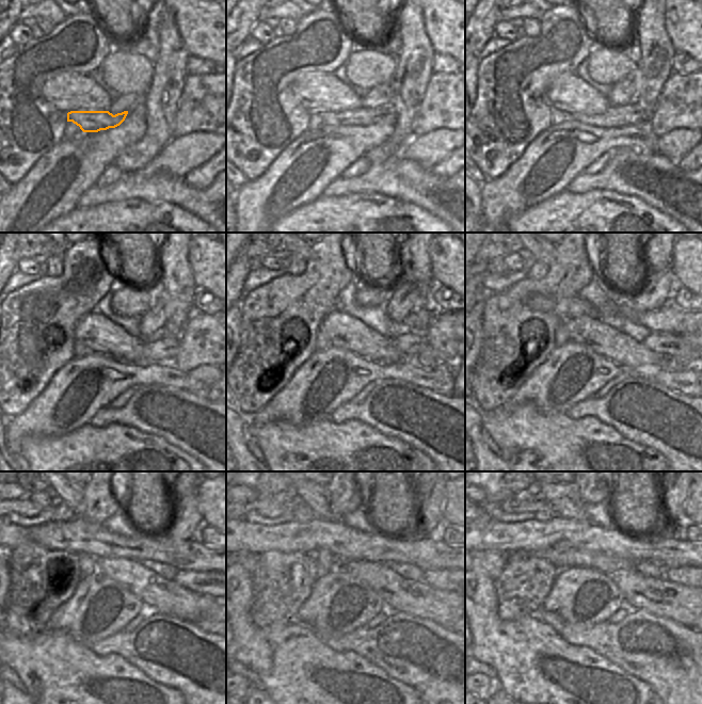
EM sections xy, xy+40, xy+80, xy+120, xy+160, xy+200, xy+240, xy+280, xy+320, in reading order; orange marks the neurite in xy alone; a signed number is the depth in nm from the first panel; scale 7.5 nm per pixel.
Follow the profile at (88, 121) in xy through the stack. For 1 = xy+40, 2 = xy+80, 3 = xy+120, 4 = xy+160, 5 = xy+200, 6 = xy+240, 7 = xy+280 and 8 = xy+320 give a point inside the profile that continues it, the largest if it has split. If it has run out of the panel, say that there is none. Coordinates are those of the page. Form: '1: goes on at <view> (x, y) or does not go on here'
1: goes on at xy+40 (386, 113)
2: goes on at xy+80 (627, 114)
3: goes on at xy+120 (162, 351)
4: goes on at xy+160 (411, 345)
5: goes on at xy+200 (667, 344)
6: goes on at xy+240 (204, 582)
7: goes on at xy+280 (443, 579)
8: goes on at xy+320 (680, 575)

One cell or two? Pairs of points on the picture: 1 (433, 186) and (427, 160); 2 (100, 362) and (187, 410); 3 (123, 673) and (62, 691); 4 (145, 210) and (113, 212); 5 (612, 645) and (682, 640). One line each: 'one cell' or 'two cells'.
1: two cells
2: two cells
3: one cell
4: one cell
5: one cell

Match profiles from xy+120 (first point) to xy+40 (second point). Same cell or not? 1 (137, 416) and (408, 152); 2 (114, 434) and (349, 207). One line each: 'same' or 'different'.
1: different
2: same

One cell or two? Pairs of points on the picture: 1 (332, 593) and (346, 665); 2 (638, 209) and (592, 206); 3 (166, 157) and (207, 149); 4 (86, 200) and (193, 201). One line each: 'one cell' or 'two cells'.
1: two cells
2: one cell
3: one cell
4: one cell

